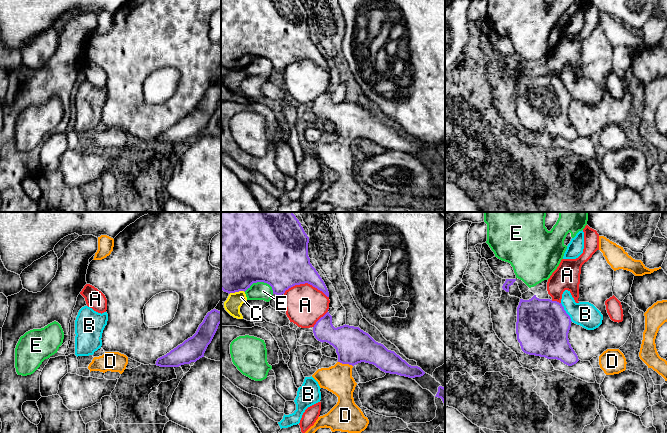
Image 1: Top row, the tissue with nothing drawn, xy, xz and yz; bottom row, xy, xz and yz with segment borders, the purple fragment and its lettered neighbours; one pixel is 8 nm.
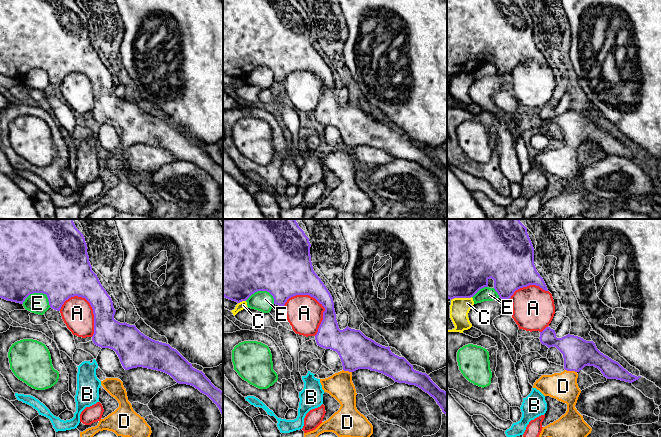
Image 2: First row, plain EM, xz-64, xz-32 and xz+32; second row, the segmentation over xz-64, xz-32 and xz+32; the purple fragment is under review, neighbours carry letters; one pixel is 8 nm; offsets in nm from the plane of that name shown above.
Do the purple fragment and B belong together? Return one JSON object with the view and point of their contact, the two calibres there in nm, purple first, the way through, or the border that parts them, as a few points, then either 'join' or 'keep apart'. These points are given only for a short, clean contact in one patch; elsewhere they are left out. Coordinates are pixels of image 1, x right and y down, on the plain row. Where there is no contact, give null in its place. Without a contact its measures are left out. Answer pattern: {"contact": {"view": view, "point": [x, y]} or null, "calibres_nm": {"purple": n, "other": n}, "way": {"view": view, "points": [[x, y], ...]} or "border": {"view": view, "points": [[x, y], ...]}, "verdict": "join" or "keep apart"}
{"contact": {"view": "yz", "point": [565, 88]}, "calibres_nm": {"purple": 420, "other": 200}, "verdict": "keep apart"}

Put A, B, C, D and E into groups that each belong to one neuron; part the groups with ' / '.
A / B / C / D / E

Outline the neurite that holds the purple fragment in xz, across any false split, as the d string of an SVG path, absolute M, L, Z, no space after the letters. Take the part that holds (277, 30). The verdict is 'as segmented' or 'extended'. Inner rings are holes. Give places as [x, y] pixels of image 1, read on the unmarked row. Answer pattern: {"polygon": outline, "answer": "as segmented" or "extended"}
{"polygon": "M221 0L221 65L229 70L239 67L245 68L253 59L264 58L272 63L273 70L282 71L286 66L295 61L308 59L329 73L329 68L324 57L310 39L308 19L309 13L305 9L301 0Z", "answer": "as segmented"}

